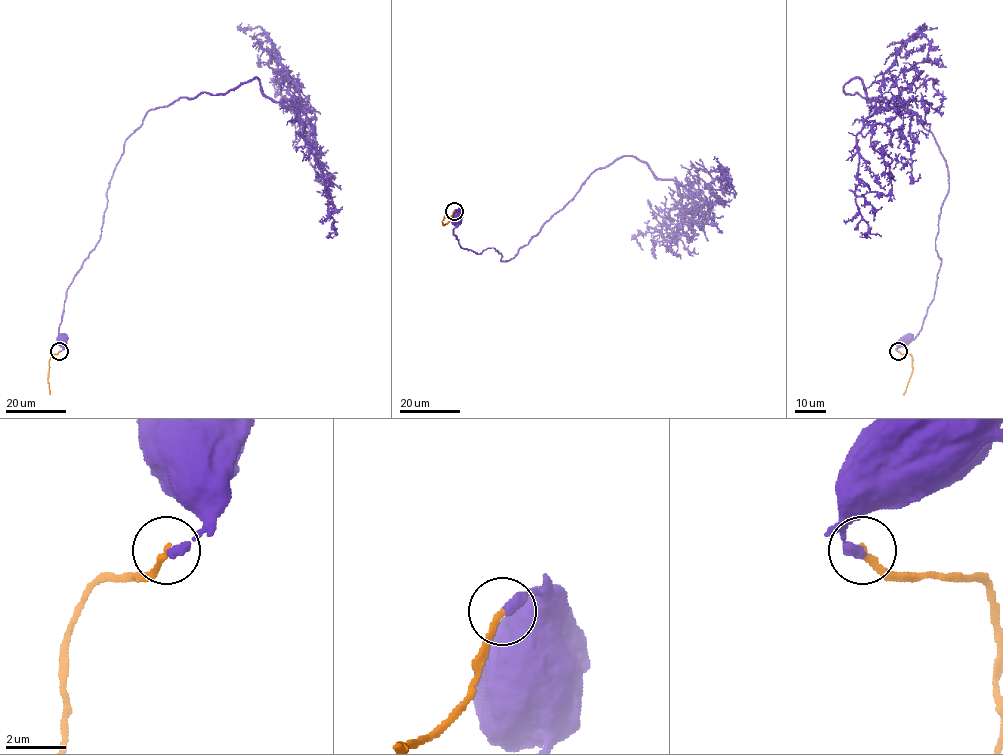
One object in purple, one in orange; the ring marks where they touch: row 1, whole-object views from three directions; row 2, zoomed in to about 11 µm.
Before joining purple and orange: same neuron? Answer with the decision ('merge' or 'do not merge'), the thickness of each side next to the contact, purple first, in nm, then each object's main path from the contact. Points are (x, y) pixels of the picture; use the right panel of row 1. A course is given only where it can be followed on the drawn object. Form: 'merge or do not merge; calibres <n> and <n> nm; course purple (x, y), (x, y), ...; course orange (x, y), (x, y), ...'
do not merge; calibres 340 and 220 nm; course purple (898, 351), (907, 339); course orange (899, 351), (909, 354), (912, 358), (912, 372), (902, 394)

